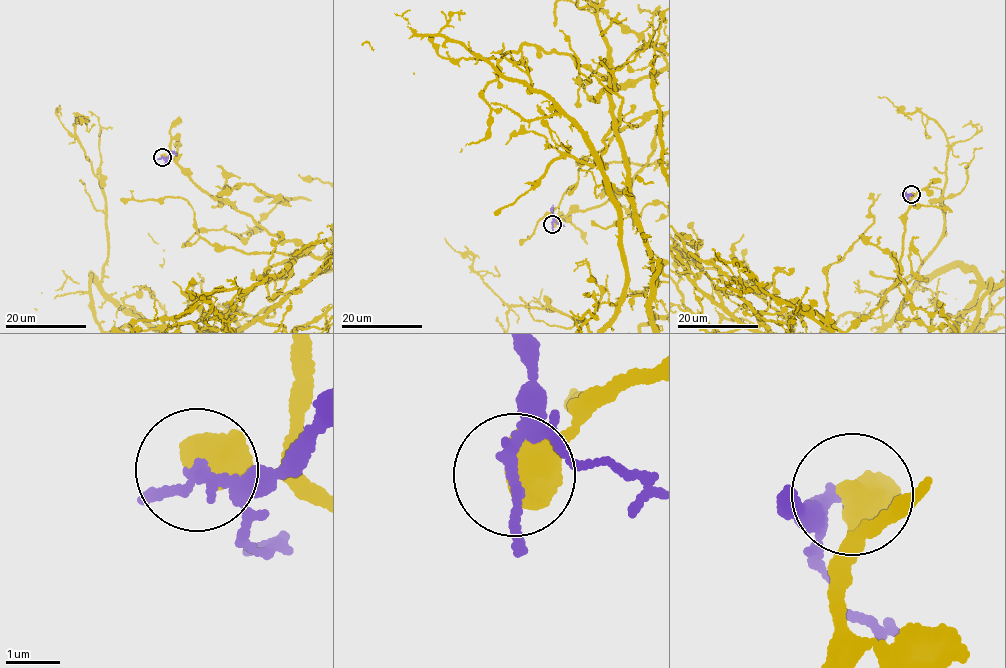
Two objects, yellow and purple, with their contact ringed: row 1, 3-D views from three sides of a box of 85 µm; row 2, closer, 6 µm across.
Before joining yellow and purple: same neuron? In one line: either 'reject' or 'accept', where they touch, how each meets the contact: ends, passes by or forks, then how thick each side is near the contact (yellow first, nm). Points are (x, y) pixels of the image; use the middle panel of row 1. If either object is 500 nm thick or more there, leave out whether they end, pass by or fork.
reject | (552, 224) | 800/140 nm

